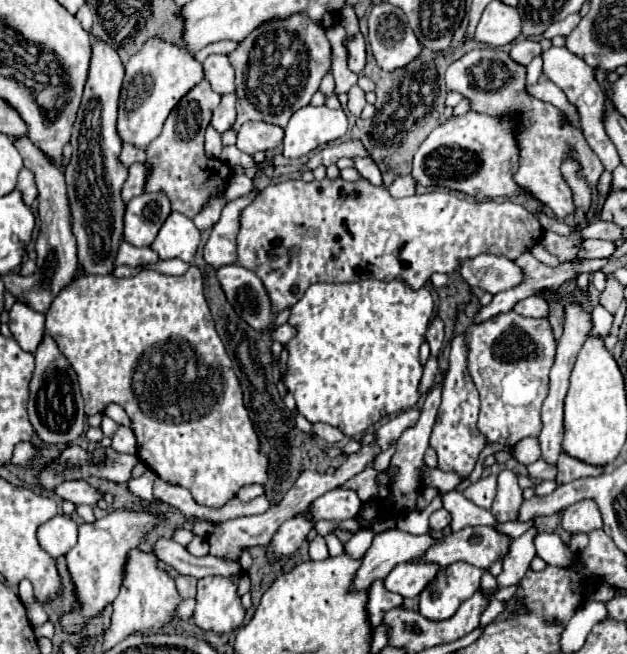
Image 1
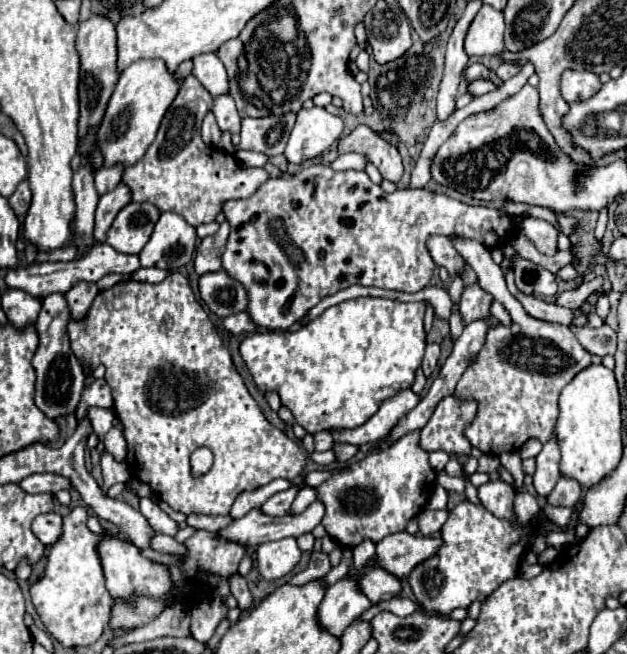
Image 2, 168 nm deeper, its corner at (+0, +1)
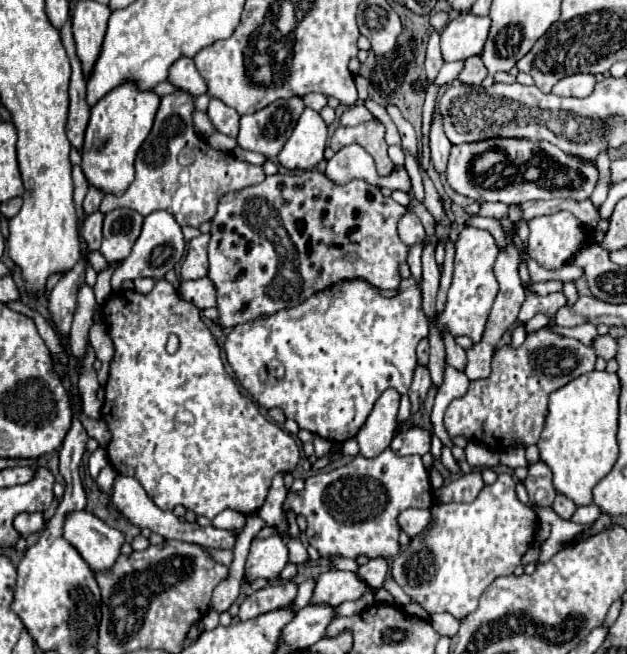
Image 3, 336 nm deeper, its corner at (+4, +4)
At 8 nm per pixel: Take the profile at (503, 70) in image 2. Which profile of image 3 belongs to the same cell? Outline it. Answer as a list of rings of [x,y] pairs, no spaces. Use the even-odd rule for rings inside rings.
[[[472,56],[470,60],[466,60],[466,68],[460,72],[458,78],[460,78],[464,84],[478,86],[486,76],[488,76],[488,70],[486,70],[486,66],[482,64],[480,56]]]

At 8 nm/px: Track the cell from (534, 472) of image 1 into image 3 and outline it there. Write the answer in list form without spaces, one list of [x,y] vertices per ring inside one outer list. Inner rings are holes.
[[[508,448],[500,454],[500,462],[508,468],[518,468],[518,466],[528,466],[528,460],[524,456],[524,448]]]

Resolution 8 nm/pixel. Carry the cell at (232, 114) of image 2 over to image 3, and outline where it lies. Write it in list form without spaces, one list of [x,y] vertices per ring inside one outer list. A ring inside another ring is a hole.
[[[210,98],[208,116],[210,116],[210,120],[212,120],[212,124],[216,126],[218,132],[228,134],[228,136],[236,136],[236,134],[238,134],[238,120],[240,120],[240,114],[238,114],[234,108],[226,106],[222,100]]]

